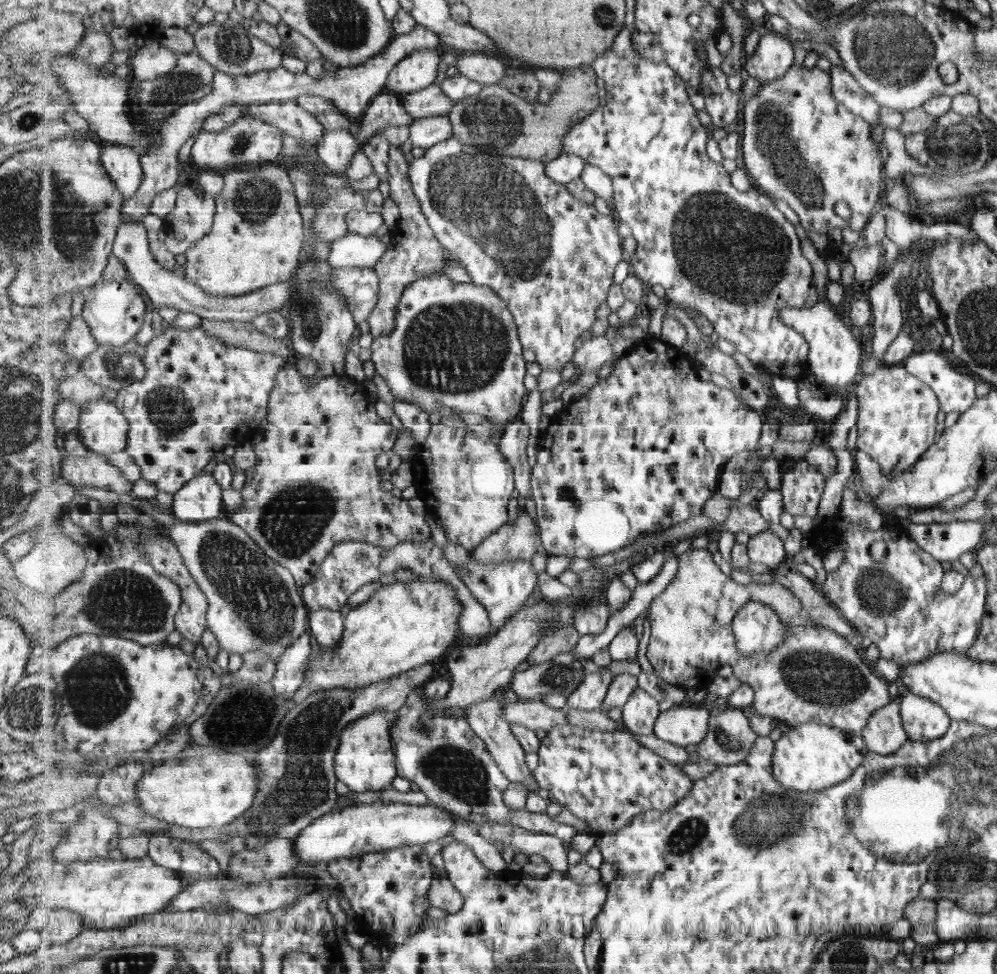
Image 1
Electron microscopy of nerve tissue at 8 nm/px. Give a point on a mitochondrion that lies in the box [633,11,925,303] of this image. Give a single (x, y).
(771, 125)

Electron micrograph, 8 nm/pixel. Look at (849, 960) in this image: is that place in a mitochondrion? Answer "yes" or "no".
yes

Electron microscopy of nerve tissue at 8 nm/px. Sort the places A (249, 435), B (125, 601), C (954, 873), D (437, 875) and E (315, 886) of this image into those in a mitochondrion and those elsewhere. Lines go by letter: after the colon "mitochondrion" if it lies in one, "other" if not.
A: other
B: mitochondrion
C: mitochondrion
D: other
E: other

